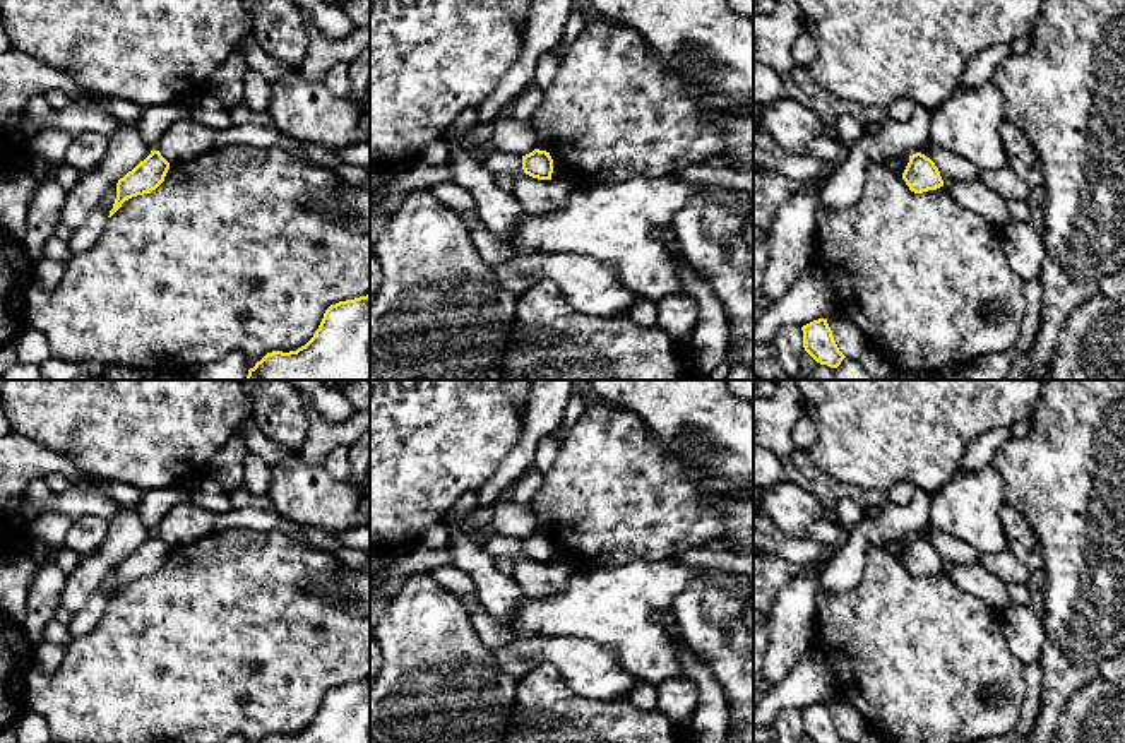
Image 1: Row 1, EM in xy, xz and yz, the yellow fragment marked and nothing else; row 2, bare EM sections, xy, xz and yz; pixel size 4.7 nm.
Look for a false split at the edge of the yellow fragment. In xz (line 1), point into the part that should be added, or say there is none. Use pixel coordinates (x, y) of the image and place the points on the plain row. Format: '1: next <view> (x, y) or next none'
1: next none

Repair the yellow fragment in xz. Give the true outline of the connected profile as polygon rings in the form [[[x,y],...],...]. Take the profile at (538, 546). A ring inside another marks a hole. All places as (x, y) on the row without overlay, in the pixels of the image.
[[[534,532],[533,536],[522,539],[522,553],[533,562],[551,563],[553,543],[550,536]]]

